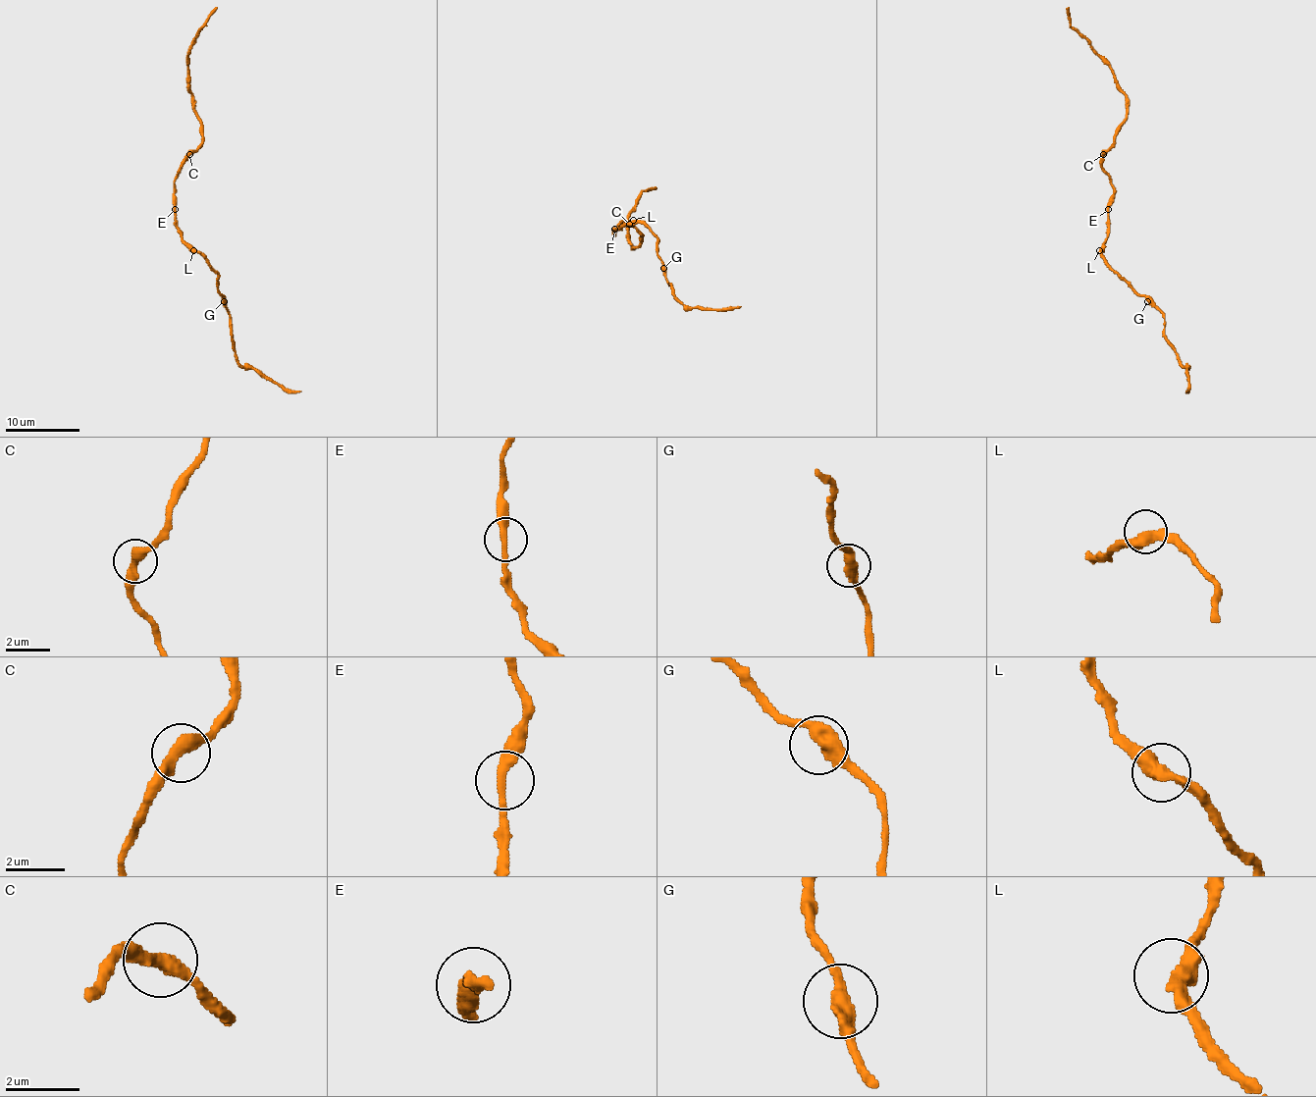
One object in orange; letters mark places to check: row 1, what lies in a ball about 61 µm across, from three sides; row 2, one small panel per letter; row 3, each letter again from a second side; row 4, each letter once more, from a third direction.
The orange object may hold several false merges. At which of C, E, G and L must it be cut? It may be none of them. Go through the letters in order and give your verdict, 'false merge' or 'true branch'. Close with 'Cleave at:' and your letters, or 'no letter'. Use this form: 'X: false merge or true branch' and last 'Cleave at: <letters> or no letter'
C: true branch
E: true branch
G: true branch
L: true branch
Cleave at: no letter

